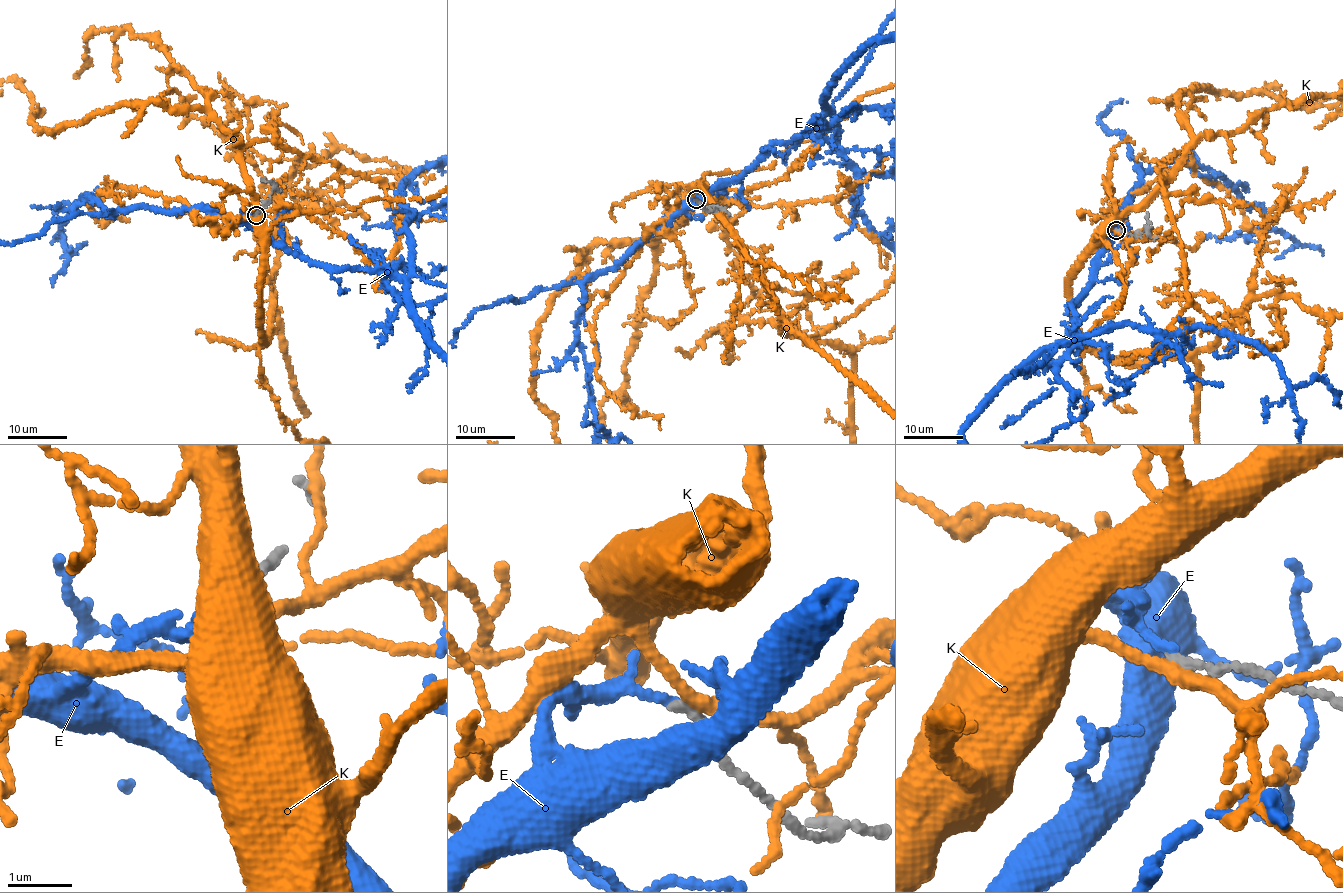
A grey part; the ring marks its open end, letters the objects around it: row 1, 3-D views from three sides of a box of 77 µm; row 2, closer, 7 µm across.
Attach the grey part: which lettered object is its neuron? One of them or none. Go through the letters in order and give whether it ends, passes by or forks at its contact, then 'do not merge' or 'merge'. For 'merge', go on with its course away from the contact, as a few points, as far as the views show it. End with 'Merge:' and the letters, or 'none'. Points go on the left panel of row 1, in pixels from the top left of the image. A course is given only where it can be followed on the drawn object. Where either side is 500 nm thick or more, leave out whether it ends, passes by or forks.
E: it passes by; merge
K: it passes by; do not merge
Merge: E

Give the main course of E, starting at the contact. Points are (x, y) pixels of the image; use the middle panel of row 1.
E: (695, 200), (685, 203), (735, 181), (772, 146), (808, 134), (890, 17)

